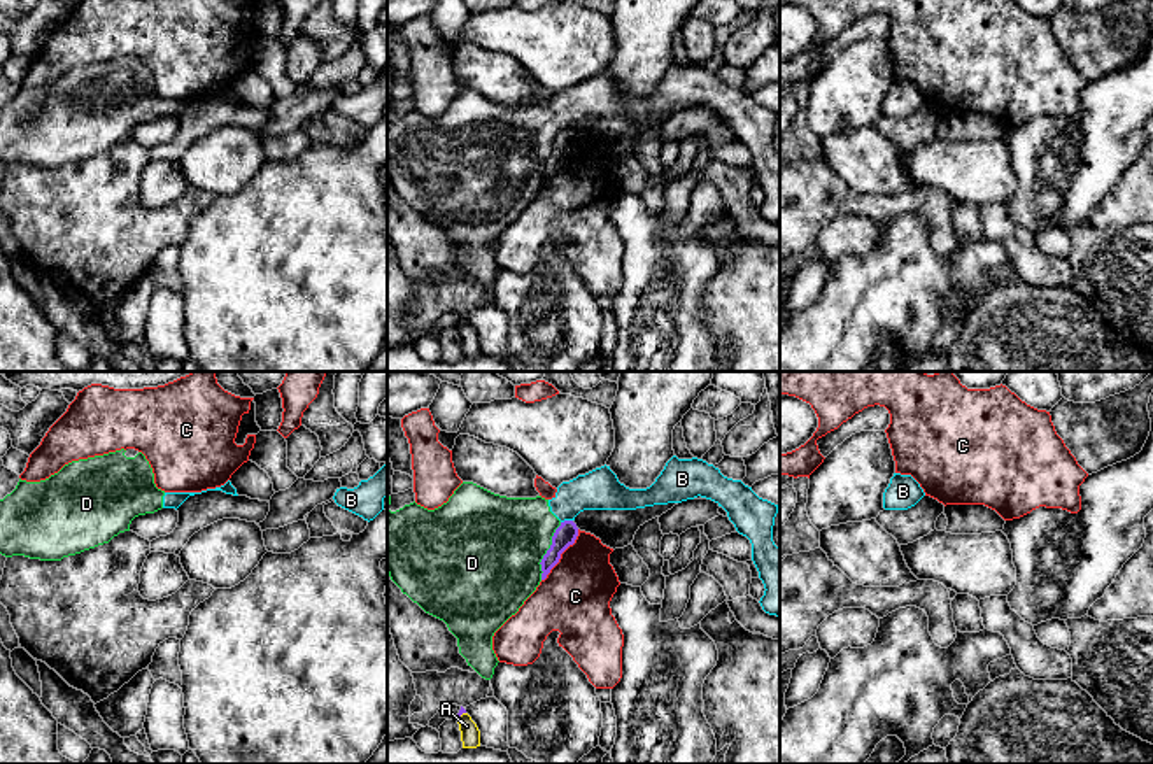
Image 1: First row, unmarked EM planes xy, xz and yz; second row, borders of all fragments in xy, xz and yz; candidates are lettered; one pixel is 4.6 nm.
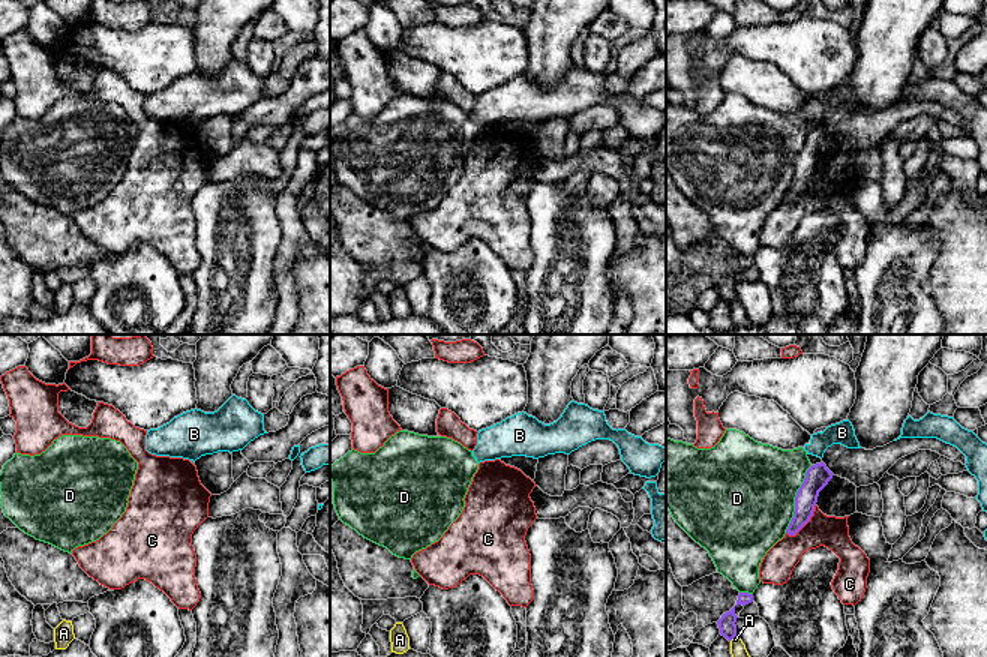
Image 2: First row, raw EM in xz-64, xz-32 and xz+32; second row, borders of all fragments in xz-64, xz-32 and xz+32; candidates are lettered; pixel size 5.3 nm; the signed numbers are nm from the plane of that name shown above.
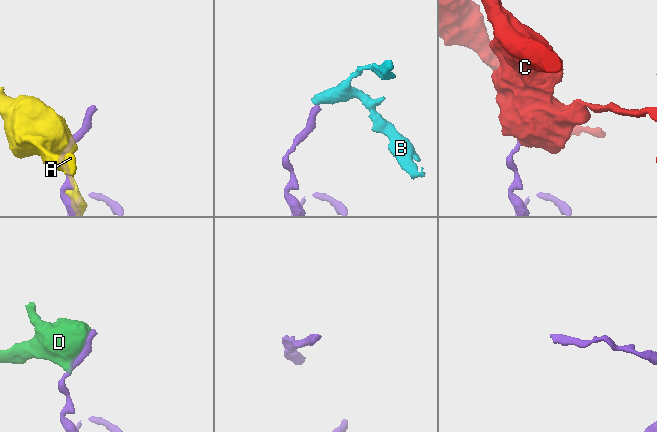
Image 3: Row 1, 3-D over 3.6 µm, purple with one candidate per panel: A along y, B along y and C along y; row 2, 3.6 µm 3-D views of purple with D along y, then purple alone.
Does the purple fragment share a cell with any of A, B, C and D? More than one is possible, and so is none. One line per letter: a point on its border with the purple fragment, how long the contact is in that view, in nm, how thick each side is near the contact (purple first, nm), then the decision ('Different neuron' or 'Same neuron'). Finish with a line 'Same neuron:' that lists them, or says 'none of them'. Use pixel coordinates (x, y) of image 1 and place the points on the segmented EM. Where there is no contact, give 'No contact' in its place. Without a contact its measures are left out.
A: Touches purple at xz (459, 715). Shared border 60 nm. Thickness 20 nm (purple) against 90 nm. Different neuron
B: Touches purple at xz (566, 521). Shared border 60 nm. Thickness 100 nm (purple) against 190 nm. Different neuron
C: Touches purple at xz (559, 556). Shared border 300 nm. Thickness 100 nm (purple) against 320 nm. Different neuron
D: Touches purple at xz (547, 551). Shared border 280 nm. Thickness 100 nm (purple) against 460 nm. Different neuron
Same neuron: none of them

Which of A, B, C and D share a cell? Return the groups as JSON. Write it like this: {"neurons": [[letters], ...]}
{"neurons": [["A"], ["B", "D"], ["C"]]}

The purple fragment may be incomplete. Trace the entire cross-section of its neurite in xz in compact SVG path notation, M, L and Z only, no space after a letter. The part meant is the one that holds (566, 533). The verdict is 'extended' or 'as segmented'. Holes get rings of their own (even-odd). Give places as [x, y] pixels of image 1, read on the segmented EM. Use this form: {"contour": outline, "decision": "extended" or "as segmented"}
{"contour": "M564 520L561 522L561 526L555 529L554 536L552 536L552 545L547 550L547 554L541 559L541 580L547 578L547 575L550 573L550 569L559 562L561 554L575 543L578 536L578 527L573 520Z", "decision": "as segmented"}

